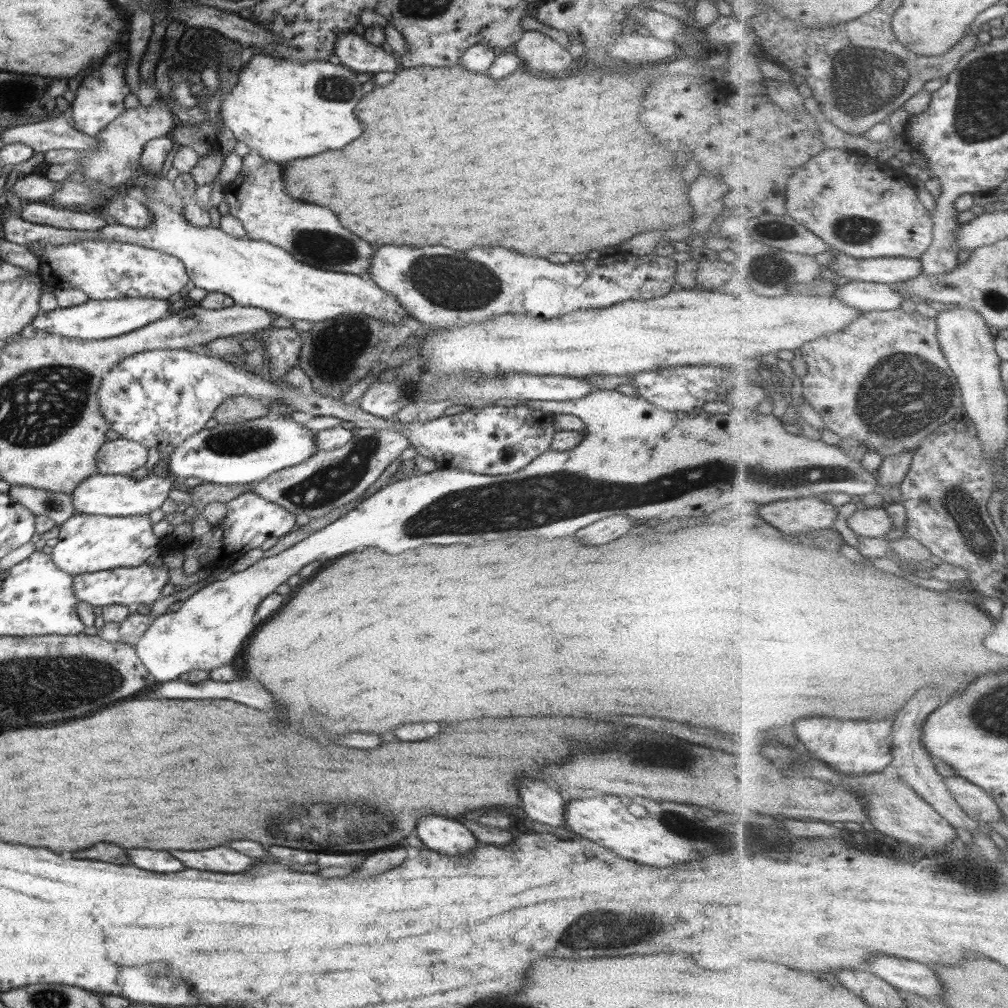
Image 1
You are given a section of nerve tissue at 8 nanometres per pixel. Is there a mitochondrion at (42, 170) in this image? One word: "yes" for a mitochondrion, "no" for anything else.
no

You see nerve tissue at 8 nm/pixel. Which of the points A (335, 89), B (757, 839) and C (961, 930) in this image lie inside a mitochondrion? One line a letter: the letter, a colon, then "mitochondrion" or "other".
A: mitochondrion
B: mitochondrion
C: other

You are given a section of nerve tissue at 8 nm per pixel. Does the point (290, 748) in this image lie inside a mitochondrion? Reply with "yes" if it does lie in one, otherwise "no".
no

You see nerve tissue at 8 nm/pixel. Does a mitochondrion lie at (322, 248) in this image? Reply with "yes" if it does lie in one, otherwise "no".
yes

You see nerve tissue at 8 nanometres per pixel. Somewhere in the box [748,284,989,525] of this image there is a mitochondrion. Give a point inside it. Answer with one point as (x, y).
(905, 411)

